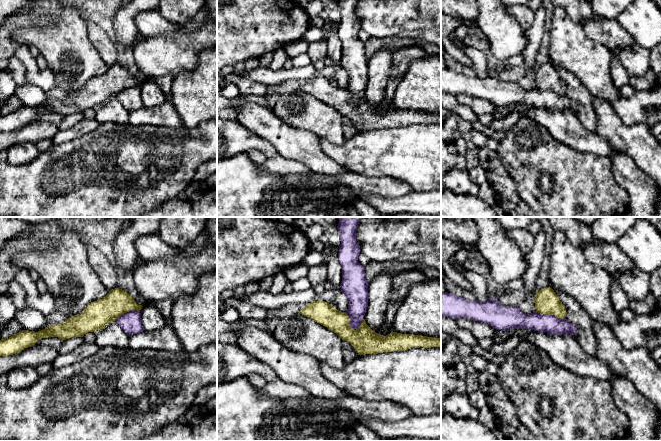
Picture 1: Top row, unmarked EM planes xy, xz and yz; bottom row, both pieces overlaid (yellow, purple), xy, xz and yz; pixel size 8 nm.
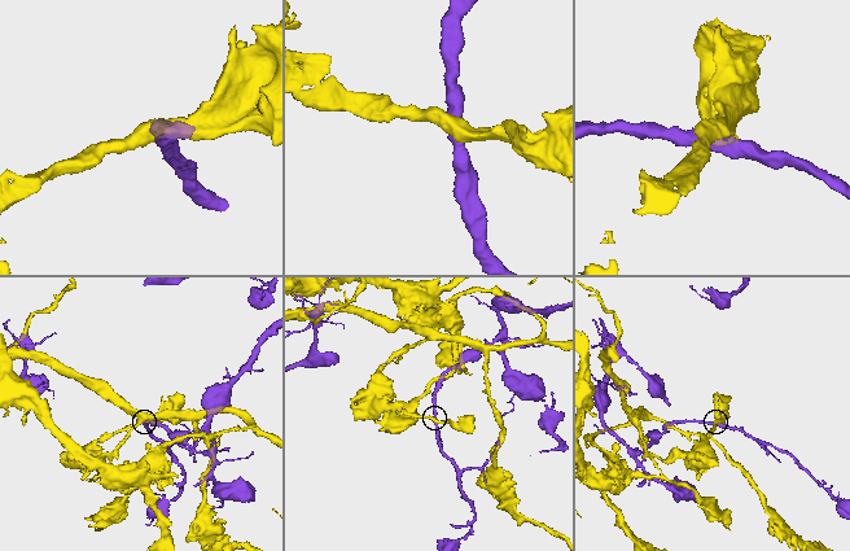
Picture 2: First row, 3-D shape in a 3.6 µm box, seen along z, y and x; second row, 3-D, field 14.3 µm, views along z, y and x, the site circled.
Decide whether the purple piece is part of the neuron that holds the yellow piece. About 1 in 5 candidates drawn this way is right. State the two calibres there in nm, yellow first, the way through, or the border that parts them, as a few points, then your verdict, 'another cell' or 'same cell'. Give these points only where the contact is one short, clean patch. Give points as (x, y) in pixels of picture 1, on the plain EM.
calibres 200 and 180 nm; another cell

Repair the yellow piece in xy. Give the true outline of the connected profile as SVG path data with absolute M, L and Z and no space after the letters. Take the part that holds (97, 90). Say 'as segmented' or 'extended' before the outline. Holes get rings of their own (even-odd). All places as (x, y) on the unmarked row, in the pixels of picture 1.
as segmented; M115 64L97 77L89 79L83 88L71 92L65 98L48 102L38 108L22 106L19 109L0 116L0 132L19 129L24 124L35 121L41 114L58 113L66 116L72 113L83 113L88 108L103 105L107 100L116 97L126 88L142 85L124 66Z

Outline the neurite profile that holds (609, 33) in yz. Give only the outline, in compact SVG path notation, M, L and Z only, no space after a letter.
M591 19L582 23L586 34L594 41L607 47L612 53L635 43L634 39L616 20Z

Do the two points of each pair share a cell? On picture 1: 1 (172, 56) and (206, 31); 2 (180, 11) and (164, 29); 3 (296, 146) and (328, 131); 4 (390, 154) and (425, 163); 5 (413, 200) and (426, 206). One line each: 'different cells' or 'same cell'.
1: same cell
2: different cells
3: different cells
4: same cell
5: same cell

